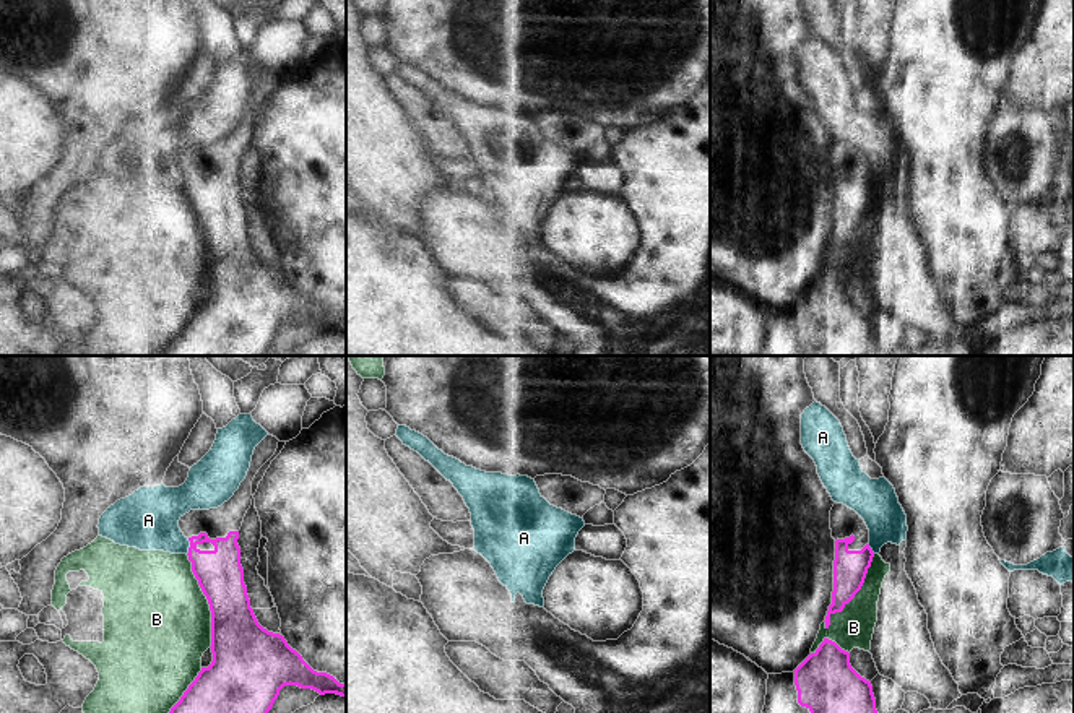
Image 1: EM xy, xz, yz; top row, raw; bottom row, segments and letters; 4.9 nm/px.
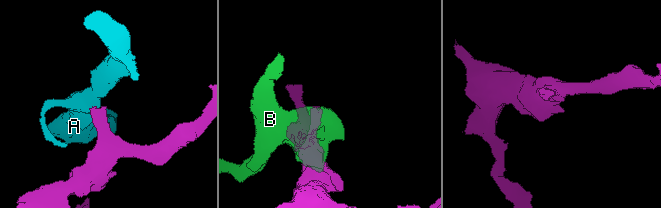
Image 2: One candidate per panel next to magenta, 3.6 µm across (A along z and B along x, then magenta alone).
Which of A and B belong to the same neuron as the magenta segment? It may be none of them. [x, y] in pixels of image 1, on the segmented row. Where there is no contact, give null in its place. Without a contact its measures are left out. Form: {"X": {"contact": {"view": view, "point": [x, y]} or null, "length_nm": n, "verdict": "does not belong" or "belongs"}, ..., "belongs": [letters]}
{"A": {"contact": {"view": "xy", "point": [190, 546]}, "length_nm": 90, "verdict": "does not belong"}, "B": {"contact": {"view": "xy", "point": [208, 601]}, "length_nm": 480, "verdict": "does not belong"}, "belongs": []}

